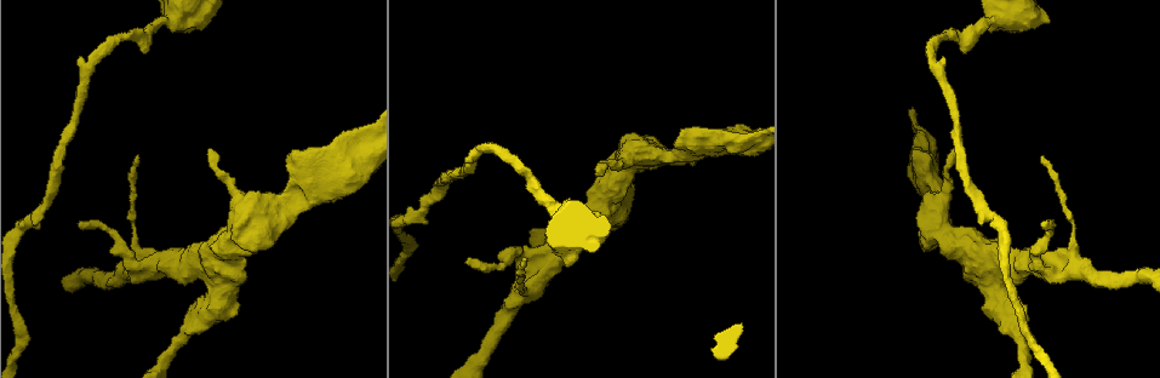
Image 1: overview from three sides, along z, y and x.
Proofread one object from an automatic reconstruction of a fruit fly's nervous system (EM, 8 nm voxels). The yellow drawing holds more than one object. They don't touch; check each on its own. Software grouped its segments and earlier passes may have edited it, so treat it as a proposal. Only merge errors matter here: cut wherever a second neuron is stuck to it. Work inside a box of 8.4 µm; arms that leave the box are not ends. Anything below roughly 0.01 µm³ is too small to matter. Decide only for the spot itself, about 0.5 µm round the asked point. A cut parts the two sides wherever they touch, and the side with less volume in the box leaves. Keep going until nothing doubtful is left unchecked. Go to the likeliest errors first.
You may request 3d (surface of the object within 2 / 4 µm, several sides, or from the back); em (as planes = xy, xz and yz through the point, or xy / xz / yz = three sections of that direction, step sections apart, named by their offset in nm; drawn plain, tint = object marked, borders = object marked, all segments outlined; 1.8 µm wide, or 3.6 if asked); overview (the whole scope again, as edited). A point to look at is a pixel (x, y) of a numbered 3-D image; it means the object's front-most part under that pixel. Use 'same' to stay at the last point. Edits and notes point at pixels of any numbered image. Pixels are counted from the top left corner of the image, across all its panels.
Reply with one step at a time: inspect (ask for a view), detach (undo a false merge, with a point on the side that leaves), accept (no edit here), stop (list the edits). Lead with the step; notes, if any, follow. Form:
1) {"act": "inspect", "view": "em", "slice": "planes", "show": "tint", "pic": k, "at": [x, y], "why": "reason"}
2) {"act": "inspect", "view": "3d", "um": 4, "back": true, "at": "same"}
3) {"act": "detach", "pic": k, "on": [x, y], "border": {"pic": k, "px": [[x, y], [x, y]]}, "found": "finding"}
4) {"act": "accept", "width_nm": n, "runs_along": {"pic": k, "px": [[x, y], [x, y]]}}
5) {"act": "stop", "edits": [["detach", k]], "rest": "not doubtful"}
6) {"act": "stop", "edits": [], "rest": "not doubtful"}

{"act": "inspect", "view": "3d", "um": 4, "pic": 1, "at": [661, 153]}

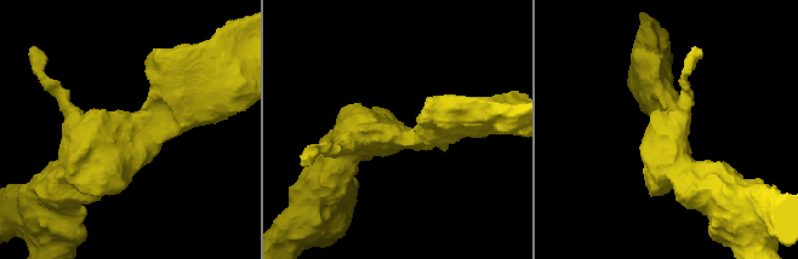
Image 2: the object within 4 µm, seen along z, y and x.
{"act": "inspect", "view": "em", "um": 3.6, "slice": "planes", "show": "tint", "pic": 2, "at": [124, 132], "why": "now the EM"}

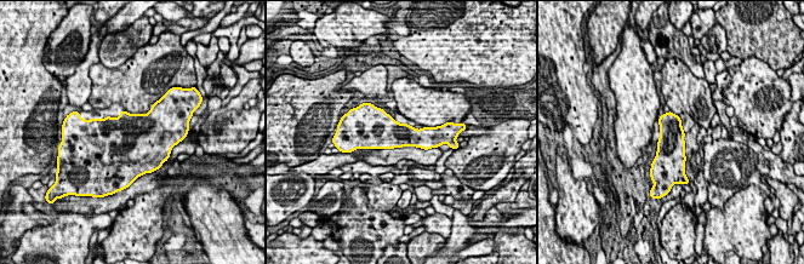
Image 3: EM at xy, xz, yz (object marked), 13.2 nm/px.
{"act": "accept", "width_nm": 360, "found": "all the same neuron"}

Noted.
{"act": "inspect", "view": "3d", "um": 2, "pic": 1, "at": [924, 136], "why": "sudden change in width"}

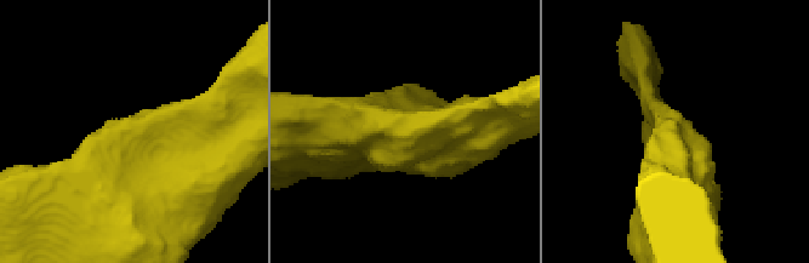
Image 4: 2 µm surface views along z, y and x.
{"act": "inspect", "view": "em", "slice": "yz", "step": 8, "show": "tint", "pic": 4, "at": [409, 134], "why": "now the EM"}

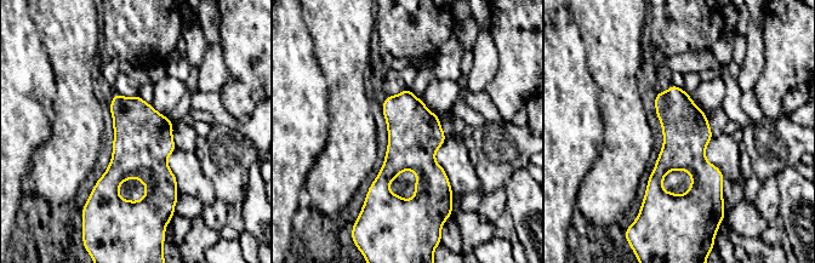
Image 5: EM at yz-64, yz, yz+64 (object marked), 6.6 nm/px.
{"act": "accept", "found": "continuous, no second neuron"}

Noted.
{"act": "inspect", "view": "em", "um": 3.6, "slice": "planes", "show": "tint", "pic": 1, "at": [181, 17], "why": "thick turns thin"}

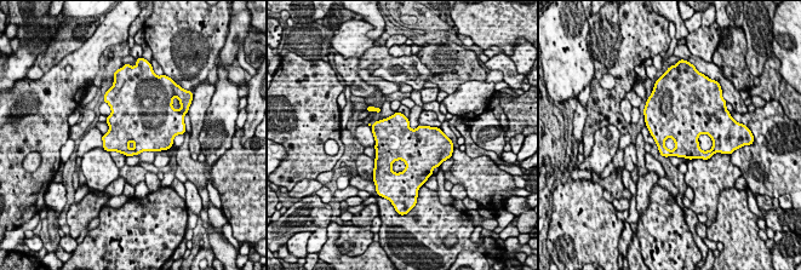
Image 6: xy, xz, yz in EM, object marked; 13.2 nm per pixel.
{"act": "accept", "found": "all the same neuron"}

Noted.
{"act": "stop", "edits": [], "rest": "not doubtful"}

